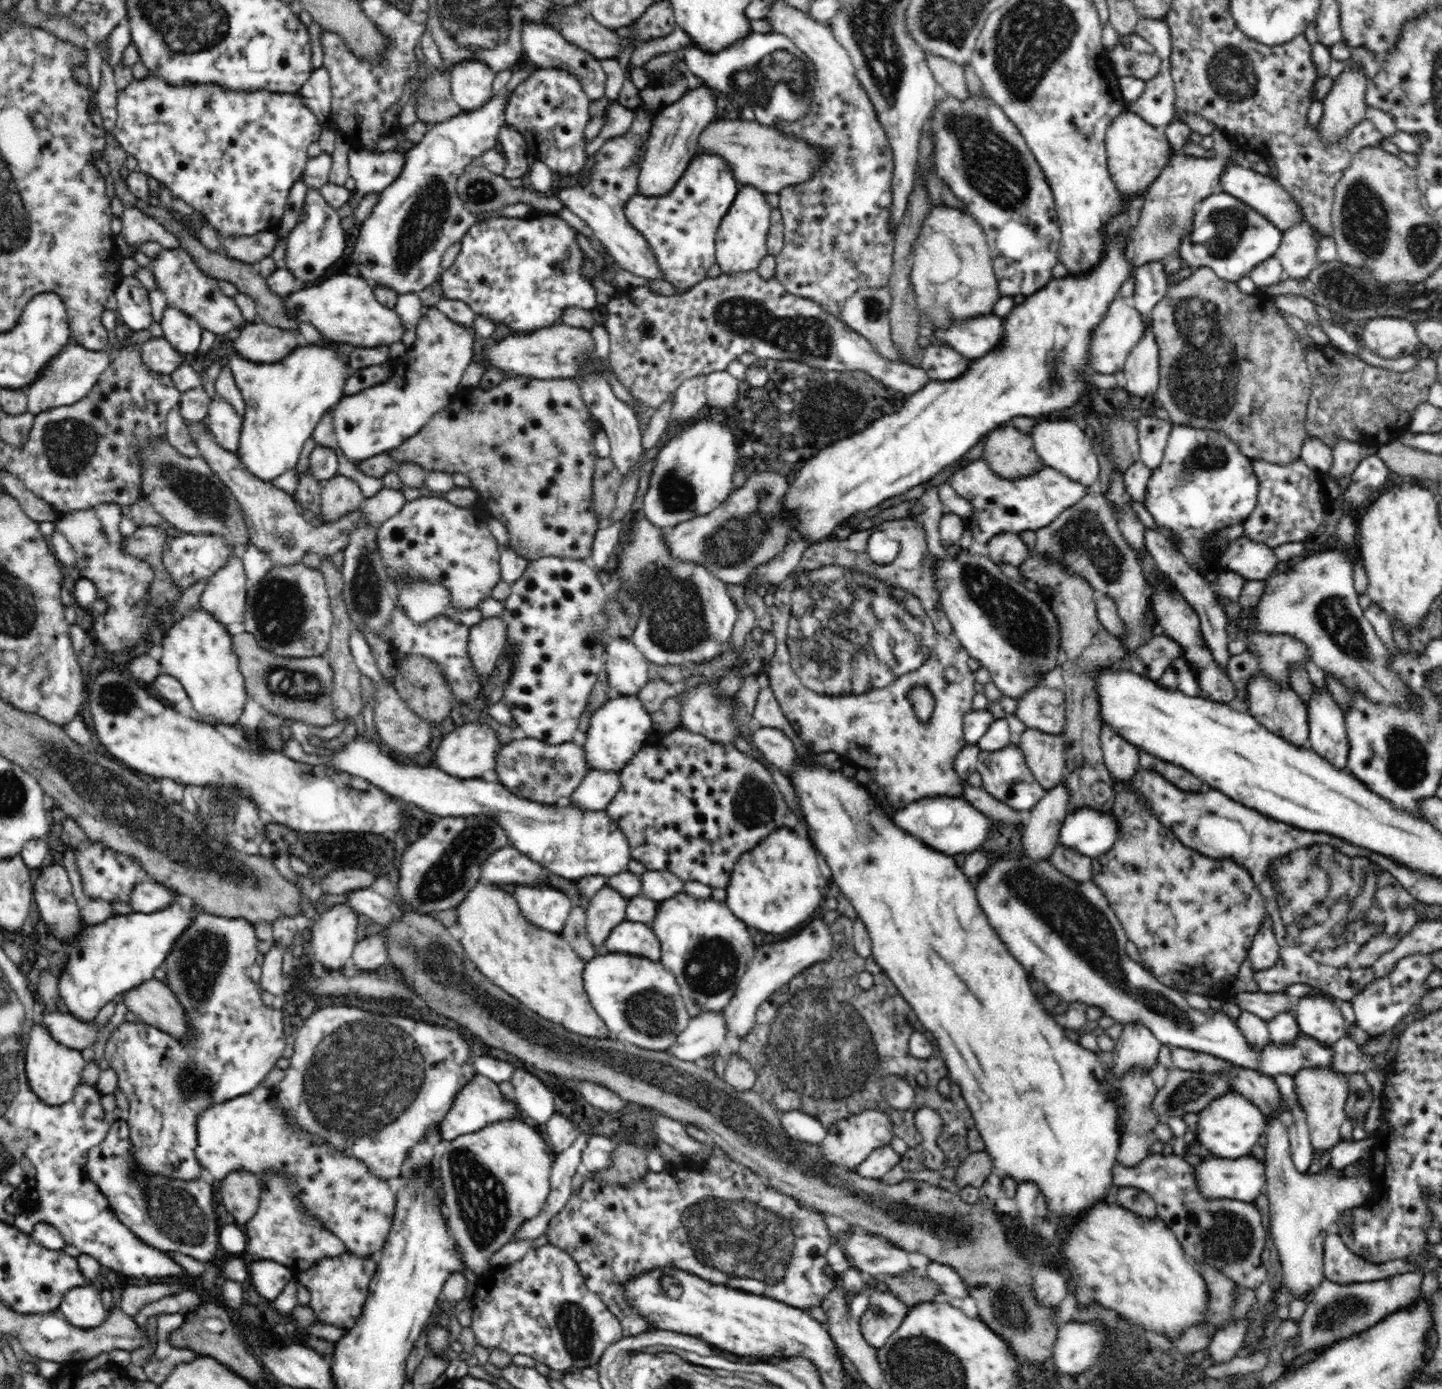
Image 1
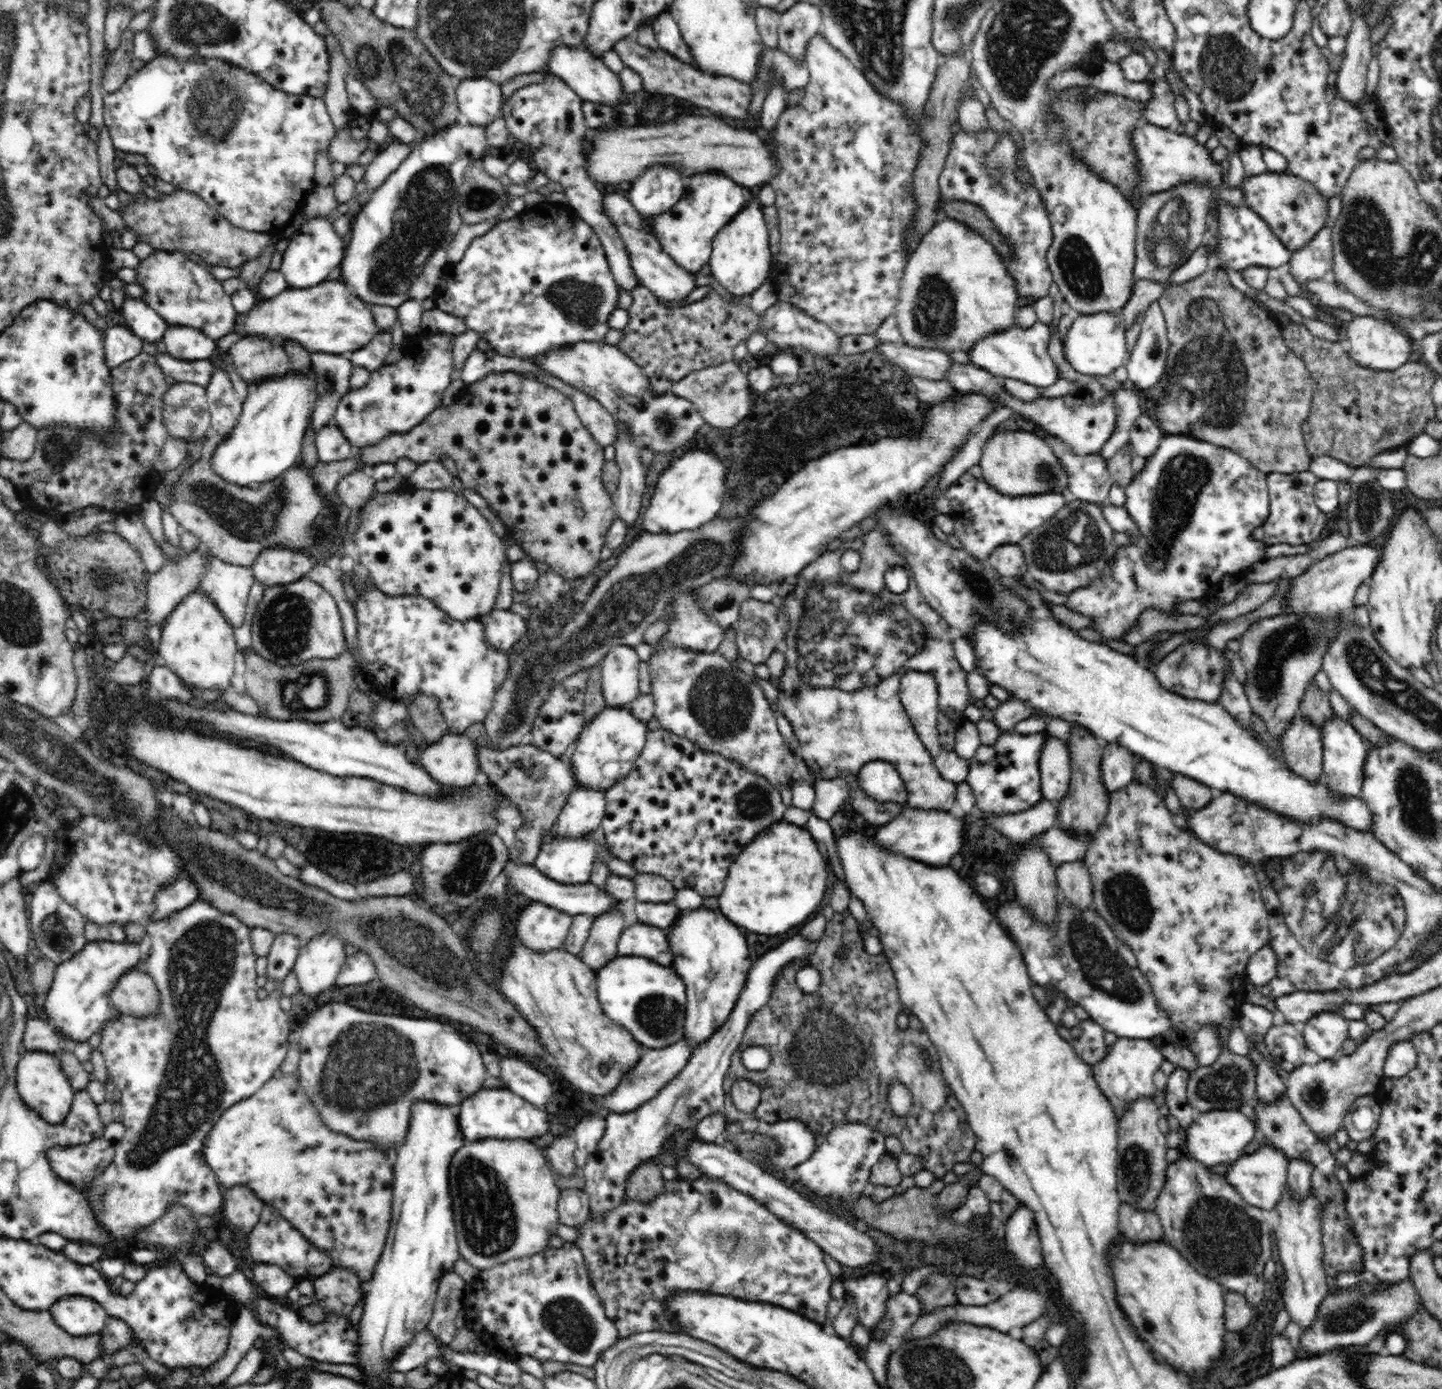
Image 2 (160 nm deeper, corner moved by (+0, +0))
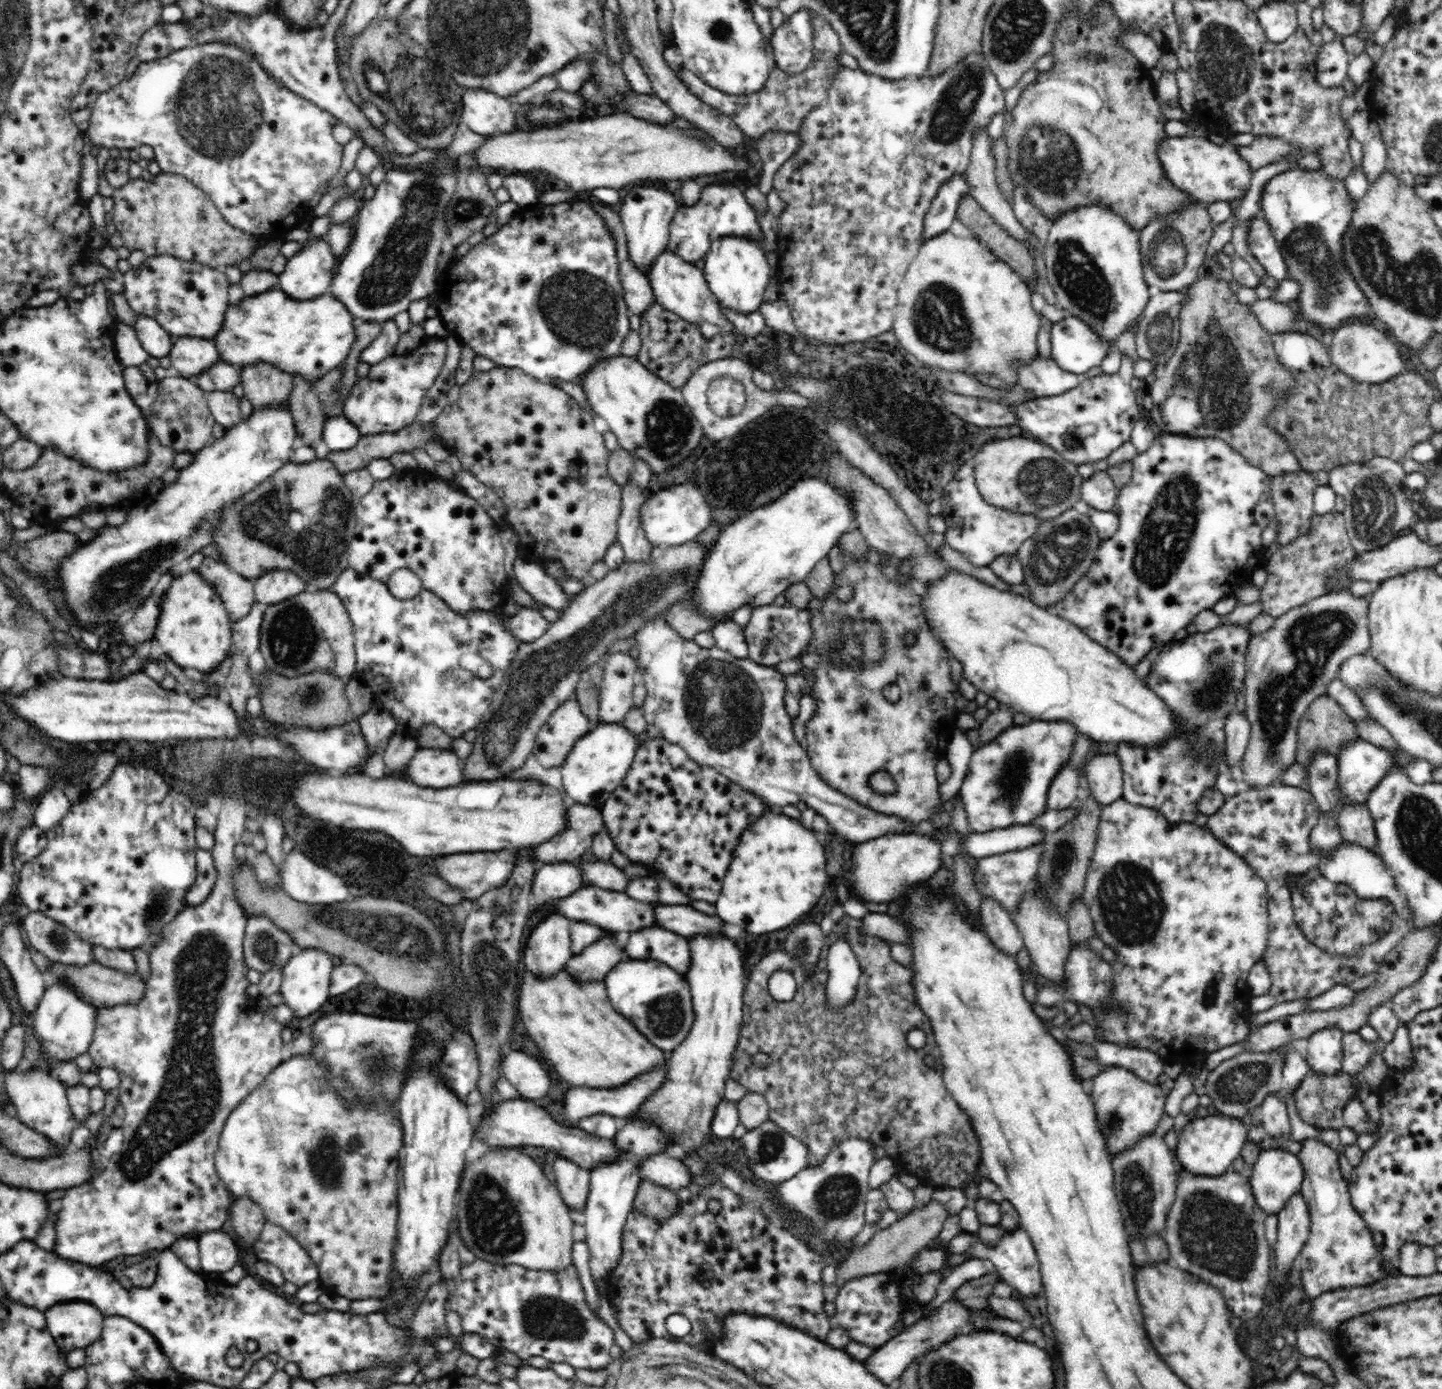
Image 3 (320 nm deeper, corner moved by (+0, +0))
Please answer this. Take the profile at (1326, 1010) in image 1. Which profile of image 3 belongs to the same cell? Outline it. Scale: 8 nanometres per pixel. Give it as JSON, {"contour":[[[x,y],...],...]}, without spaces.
{"contour":[[[1322,1028],[1308,1038],[1306,1063],[1313,1072],[1336,1074],[1342,1069],[1343,1034],[1339,1028]]]}

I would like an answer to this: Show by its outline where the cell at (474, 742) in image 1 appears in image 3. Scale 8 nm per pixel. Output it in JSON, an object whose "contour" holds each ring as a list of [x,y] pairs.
{"contour":[[[418,748],[409,760],[405,778],[422,788],[443,789],[466,782],[463,777],[464,759],[458,758],[450,748],[446,750],[434,748]]]}

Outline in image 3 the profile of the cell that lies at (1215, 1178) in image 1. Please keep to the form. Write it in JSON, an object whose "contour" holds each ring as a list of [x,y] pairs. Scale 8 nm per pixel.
{"contour":[[[1272,1146],[1267,1151],[1261,1151],[1258,1154],[1258,1160],[1254,1166],[1246,1172],[1250,1176],[1250,1185],[1252,1185],[1253,1196],[1258,1206],[1266,1214],[1274,1214],[1291,1200],[1292,1196],[1301,1193],[1302,1180],[1304,1178],[1304,1169],[1302,1161],[1296,1155],[1282,1148]]]}

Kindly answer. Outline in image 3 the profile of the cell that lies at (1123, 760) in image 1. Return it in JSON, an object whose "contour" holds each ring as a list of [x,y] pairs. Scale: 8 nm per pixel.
{"contour":[[[1112,751],[1086,759],[1087,776],[1091,796],[1104,807],[1123,798],[1123,772],[1118,756]]]}

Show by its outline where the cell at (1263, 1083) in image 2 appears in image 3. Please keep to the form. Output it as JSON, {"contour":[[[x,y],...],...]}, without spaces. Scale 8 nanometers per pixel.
{"contour":[[[1278,1088],[1275,1092],[1270,1092],[1265,1096],[1261,1107],[1257,1113],[1260,1115],[1261,1125],[1270,1138],[1280,1138],[1280,1136],[1291,1136],[1290,1120],[1284,1098],[1278,1095]]]}

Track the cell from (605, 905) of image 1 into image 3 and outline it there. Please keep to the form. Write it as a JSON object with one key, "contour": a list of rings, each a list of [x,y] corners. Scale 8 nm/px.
{"contour":[[[605,931],[601,940],[588,946],[580,955],[574,955],[565,970],[576,983],[603,982],[608,972],[625,960],[624,955],[616,934]]]}

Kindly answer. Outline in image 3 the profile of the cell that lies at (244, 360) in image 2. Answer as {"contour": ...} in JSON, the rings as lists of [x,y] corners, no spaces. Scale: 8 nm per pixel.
{"contour":[[[269,362],[242,366],[240,380],[244,395],[250,400],[253,410],[289,404],[294,386],[292,376],[274,368]]]}

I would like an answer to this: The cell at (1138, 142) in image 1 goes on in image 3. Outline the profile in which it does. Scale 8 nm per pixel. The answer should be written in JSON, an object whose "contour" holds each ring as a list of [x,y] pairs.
{"contour":[[[1192,134],[1176,136],[1176,138],[1166,136],[1164,140],[1158,142],[1158,160],[1162,163],[1162,172],[1168,177],[1170,184],[1192,195],[1201,204],[1207,205],[1218,200],[1230,203],[1230,201],[1236,200],[1236,198],[1242,198],[1248,188],[1250,188],[1253,168],[1248,165],[1246,159],[1240,157],[1238,151],[1231,144],[1218,145],[1212,143],[1208,137],[1195,137]]]}

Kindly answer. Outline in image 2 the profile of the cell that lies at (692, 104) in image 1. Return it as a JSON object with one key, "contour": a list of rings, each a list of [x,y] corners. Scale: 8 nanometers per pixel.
{"contour":[[[650,166],[634,179],[627,197],[651,231],[650,218],[673,208],[685,194],[686,178],[677,166]]]}

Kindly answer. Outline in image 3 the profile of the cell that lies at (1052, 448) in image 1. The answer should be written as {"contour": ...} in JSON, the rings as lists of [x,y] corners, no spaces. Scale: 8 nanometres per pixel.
{"contour":[[[1105,471],[1095,472],[1088,480],[1084,480],[1080,487],[1080,496],[1089,507],[1109,512],[1117,504],[1119,493],[1113,484],[1111,473]]]}

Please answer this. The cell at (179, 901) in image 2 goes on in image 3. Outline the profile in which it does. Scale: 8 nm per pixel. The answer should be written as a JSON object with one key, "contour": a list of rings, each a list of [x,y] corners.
{"contour":[[[197,850],[196,880],[194,886],[186,892],[186,906],[195,907],[202,904],[206,897],[212,892],[216,879],[217,868],[209,851]]]}

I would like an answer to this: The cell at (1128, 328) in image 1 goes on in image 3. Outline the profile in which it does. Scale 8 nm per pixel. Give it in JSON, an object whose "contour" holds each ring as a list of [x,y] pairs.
{"contour":[[[1069,315],[1064,316],[1059,322],[1051,322],[1050,342],[1051,359],[1062,370],[1080,376],[1083,376],[1090,368],[1100,366],[1112,345],[1112,342],[1102,340],[1082,319]]]}

